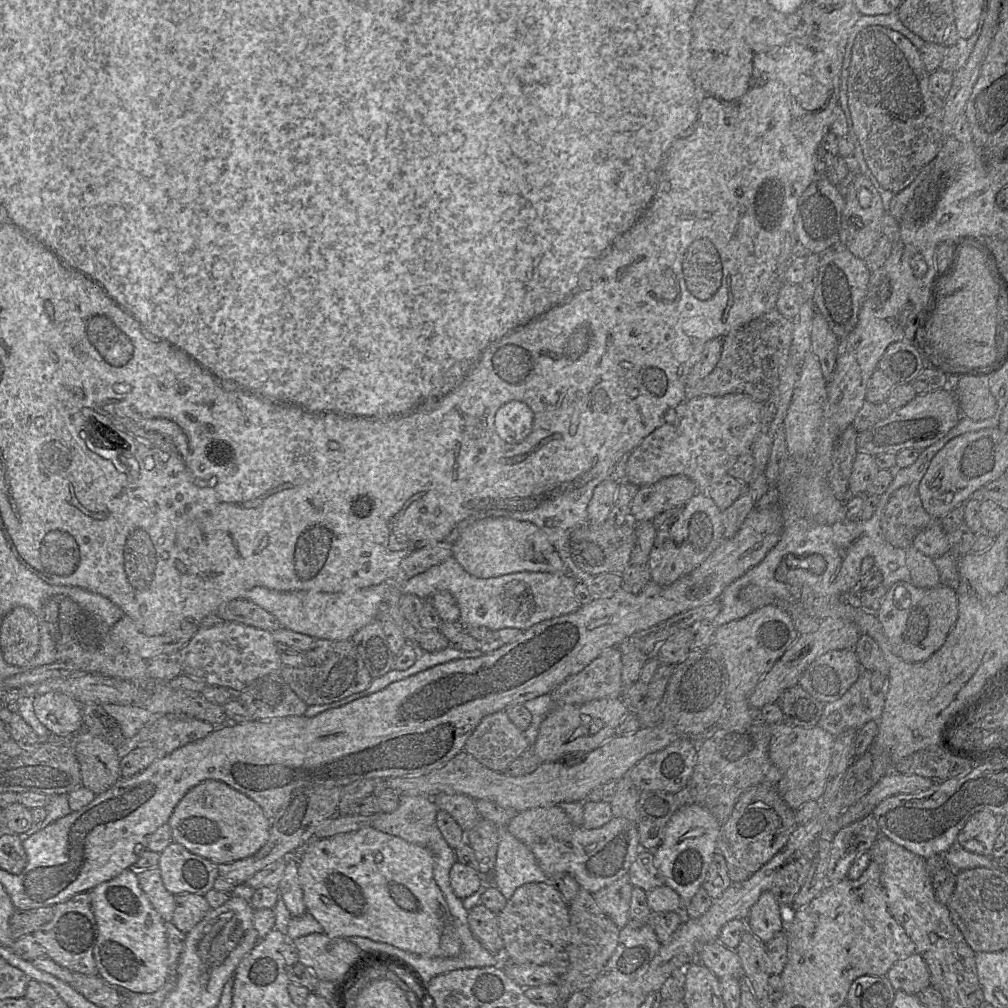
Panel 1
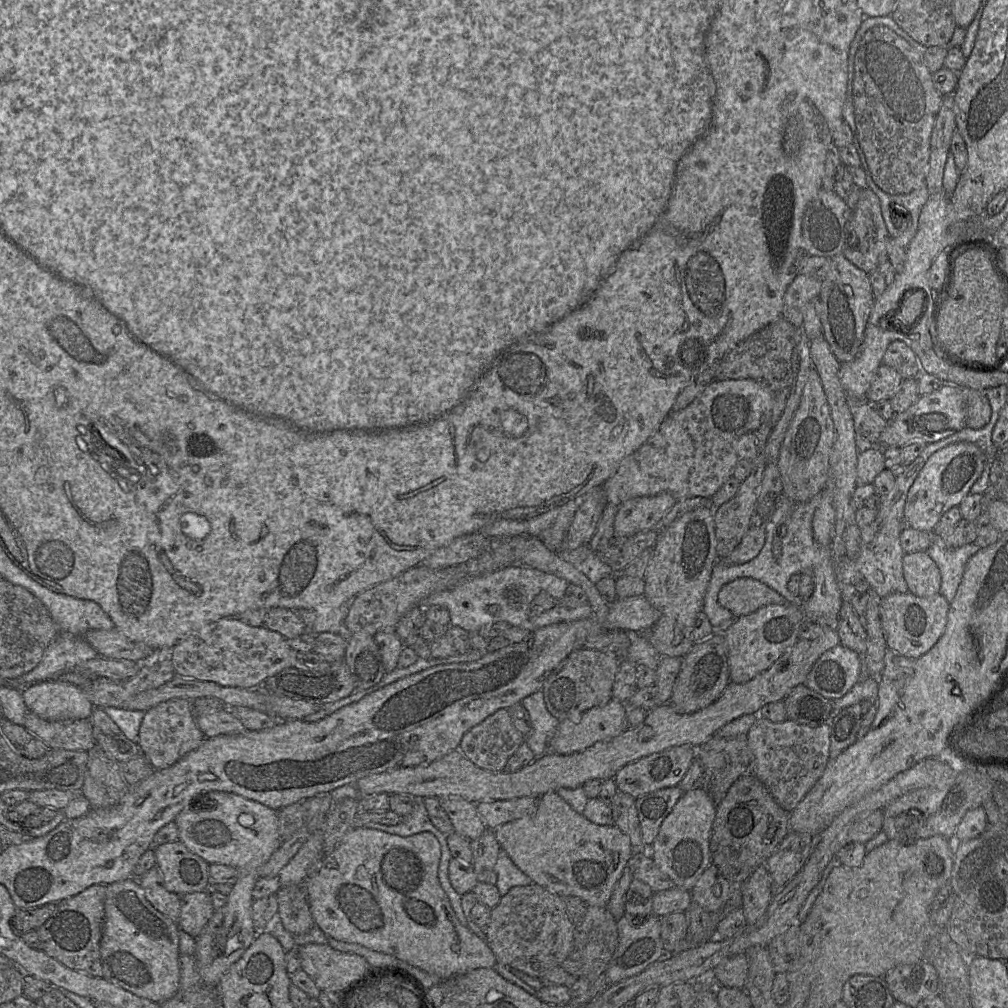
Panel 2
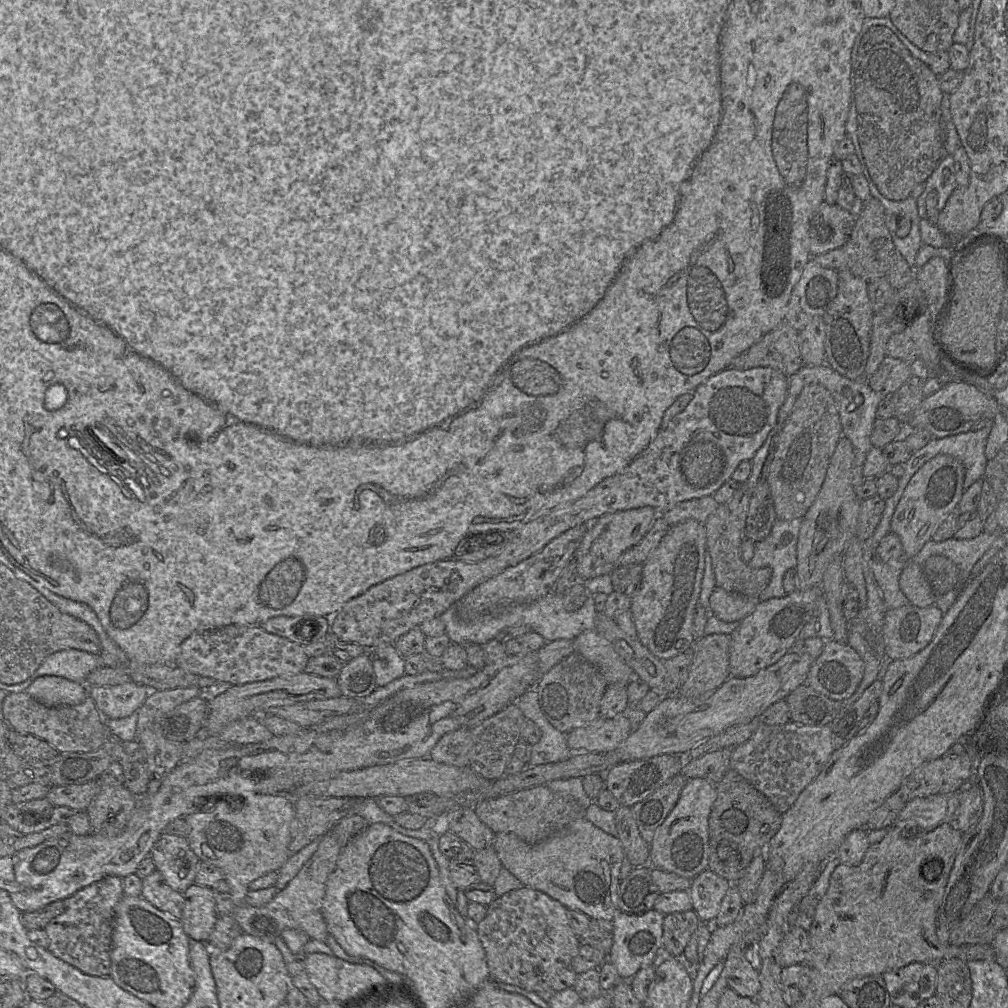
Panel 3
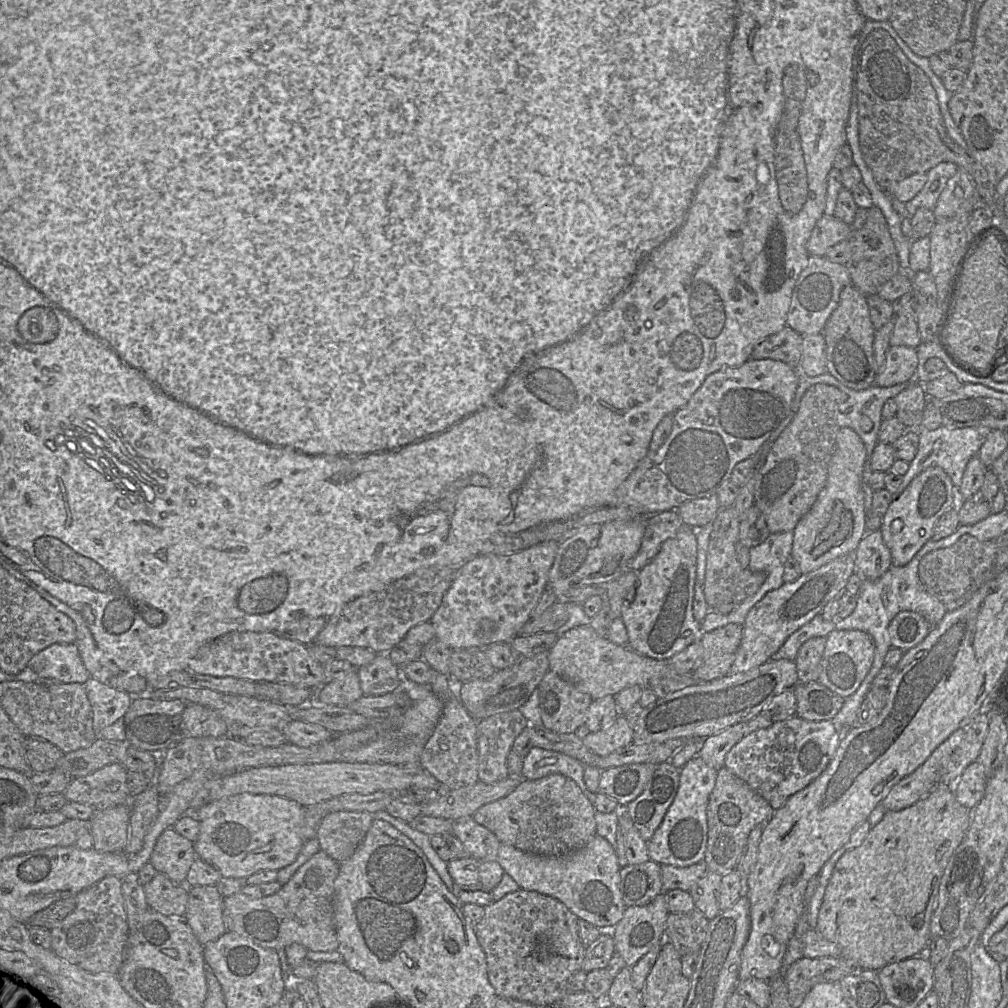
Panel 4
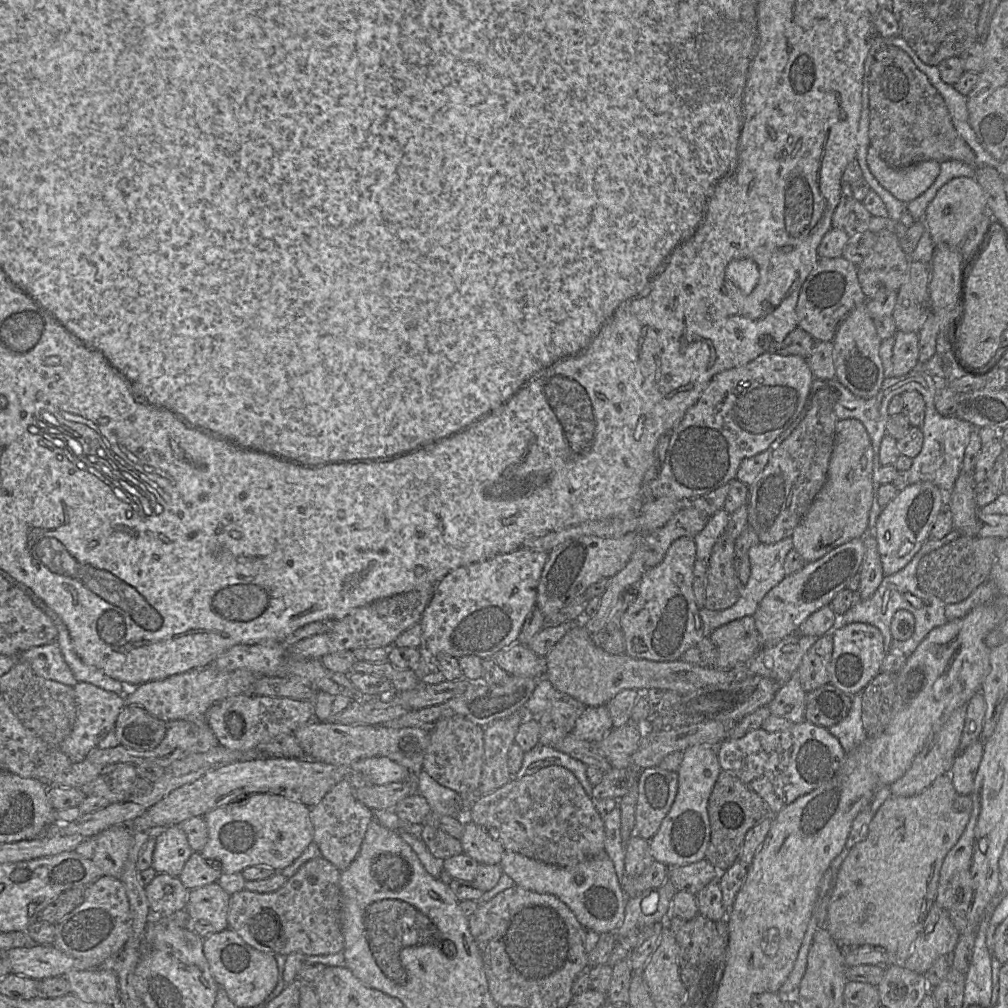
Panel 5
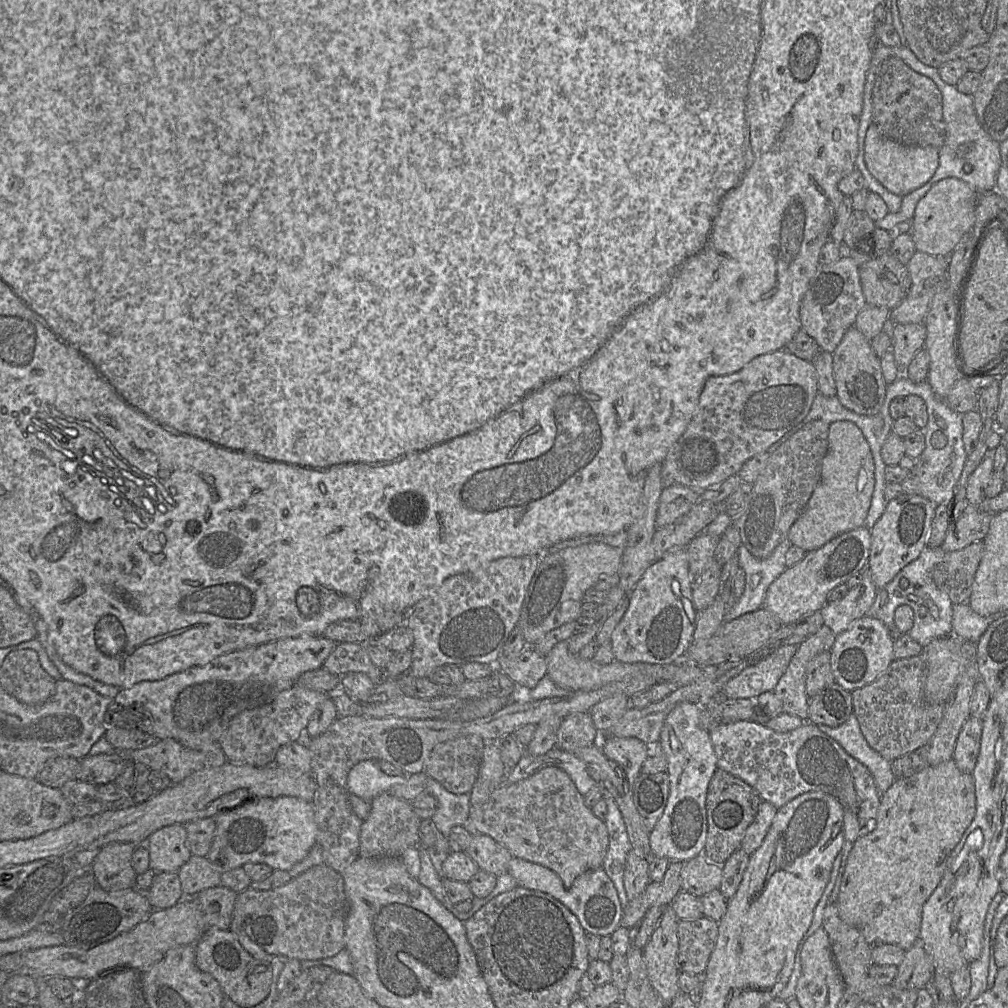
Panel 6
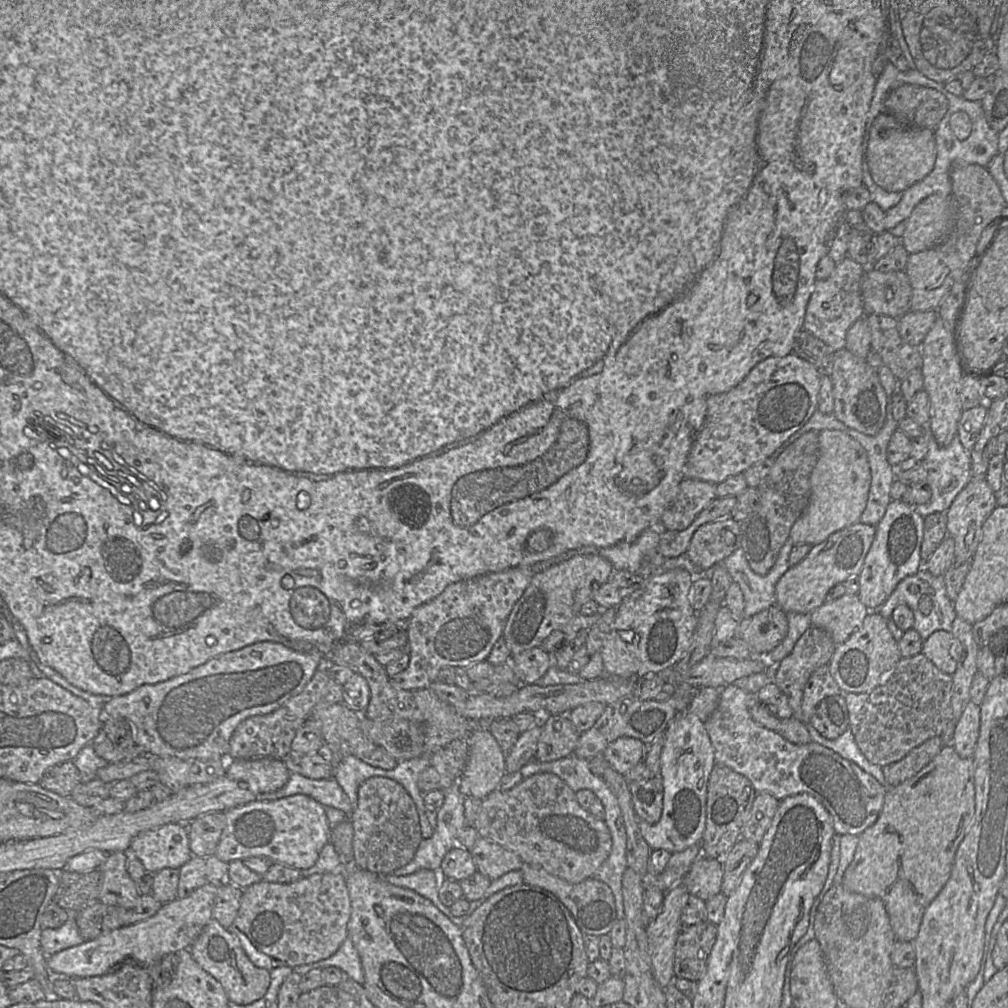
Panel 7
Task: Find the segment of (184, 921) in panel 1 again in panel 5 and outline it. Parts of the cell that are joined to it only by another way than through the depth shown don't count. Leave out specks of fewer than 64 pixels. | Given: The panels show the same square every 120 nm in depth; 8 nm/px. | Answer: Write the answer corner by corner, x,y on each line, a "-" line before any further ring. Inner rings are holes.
218,883
190,890
185,908
188,927
203,939
228,929
230,897

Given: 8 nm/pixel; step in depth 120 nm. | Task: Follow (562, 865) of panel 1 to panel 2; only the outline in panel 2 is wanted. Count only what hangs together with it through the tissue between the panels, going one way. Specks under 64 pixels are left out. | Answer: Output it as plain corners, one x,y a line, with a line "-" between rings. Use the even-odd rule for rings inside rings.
554,791
539,797
537,809
533,814
503,824
494,832
501,850
508,854
513,863
528,875
533,883
561,897
576,896
586,905
606,907
625,866
633,855
629,836
616,825
592,823

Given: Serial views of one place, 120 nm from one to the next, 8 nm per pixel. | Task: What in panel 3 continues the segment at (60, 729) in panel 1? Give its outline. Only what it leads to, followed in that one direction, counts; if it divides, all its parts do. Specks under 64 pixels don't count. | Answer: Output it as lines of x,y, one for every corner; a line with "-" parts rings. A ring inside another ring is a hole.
50,675
40,676
25,691
48,707
78,705
89,696
85,684

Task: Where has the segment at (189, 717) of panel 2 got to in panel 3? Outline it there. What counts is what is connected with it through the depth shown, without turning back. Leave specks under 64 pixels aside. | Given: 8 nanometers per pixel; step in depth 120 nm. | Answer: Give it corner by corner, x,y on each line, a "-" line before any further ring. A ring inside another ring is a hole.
197,686
179,687
171,690
151,690
139,708
136,726
136,740
146,752
146,764
149,771
149,783
146,794
155,794
166,776
183,761
183,745
166,739
161,732
161,720
180,704
203,695

